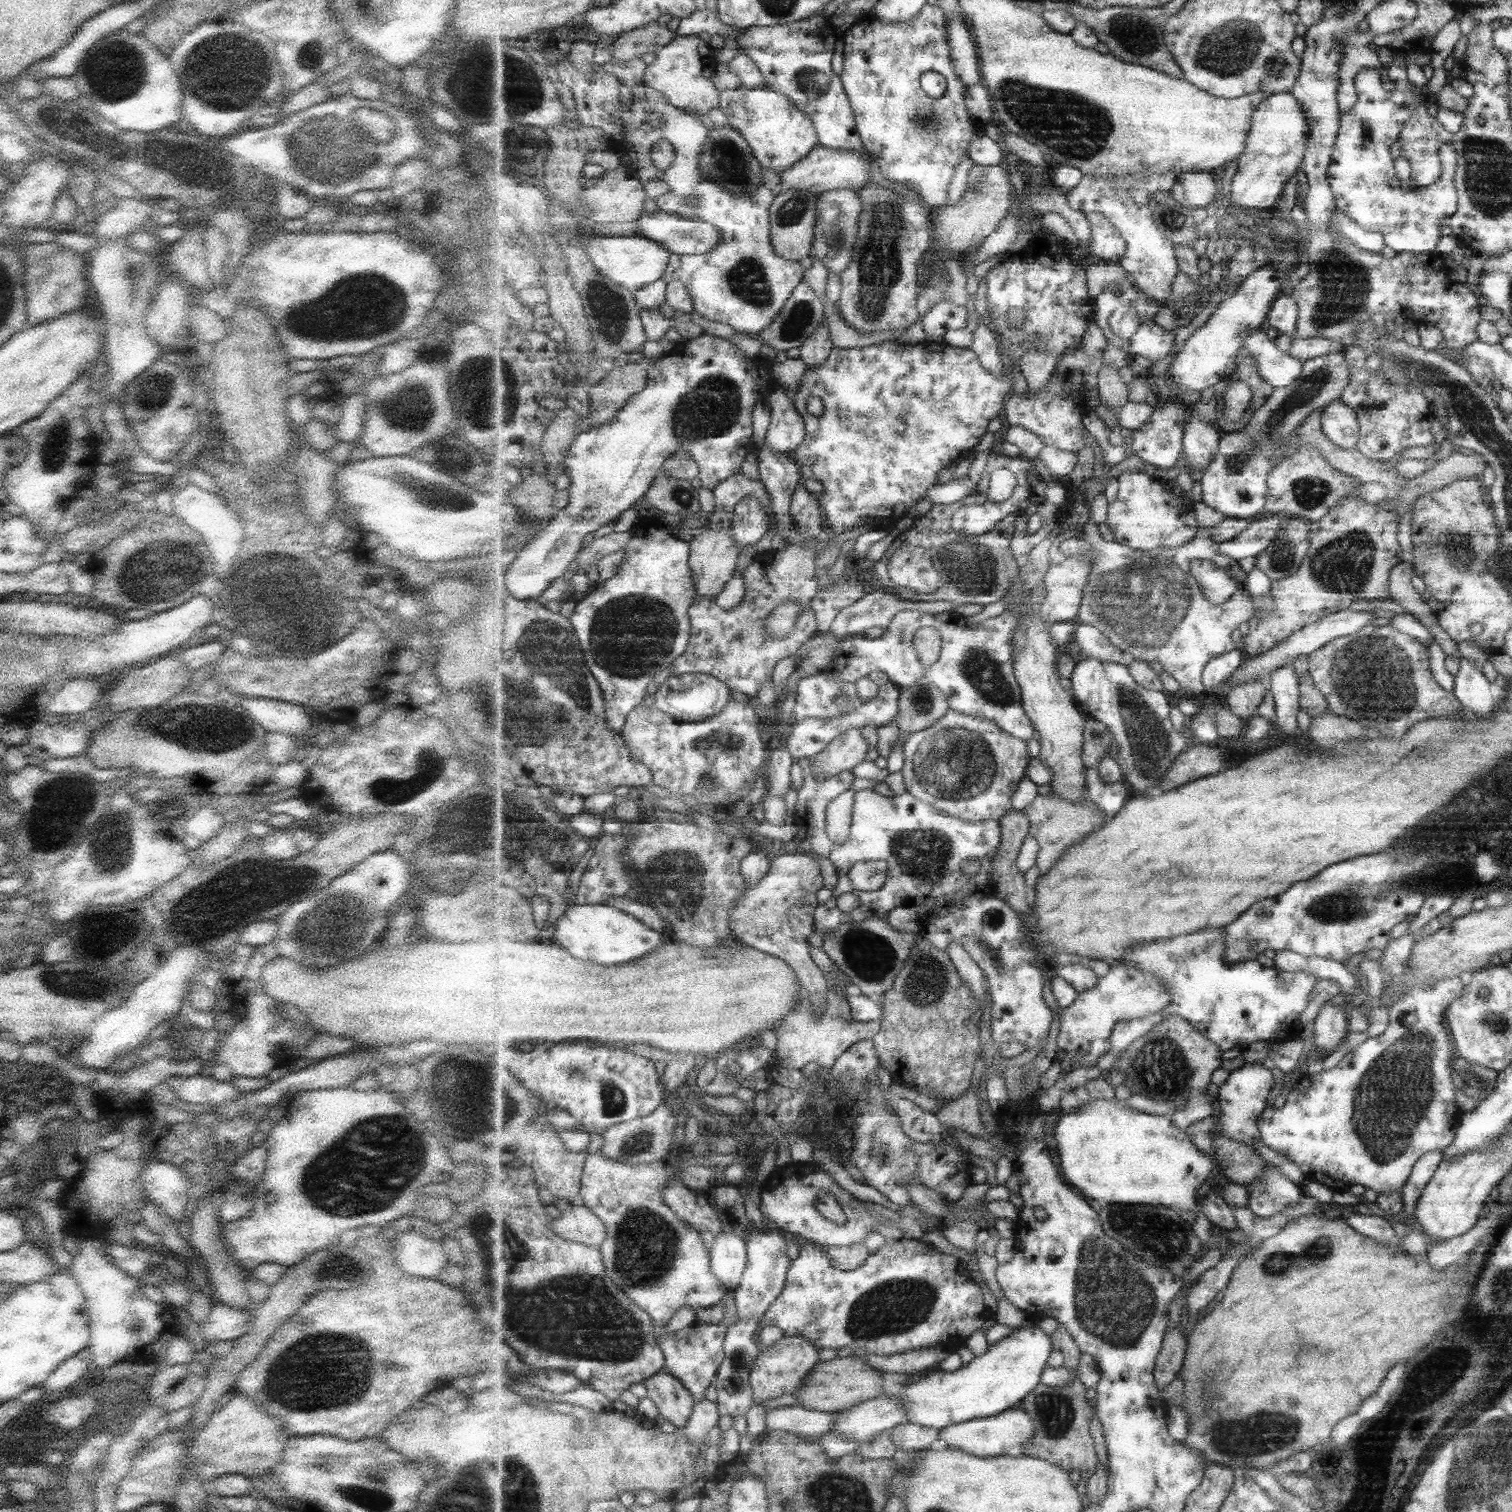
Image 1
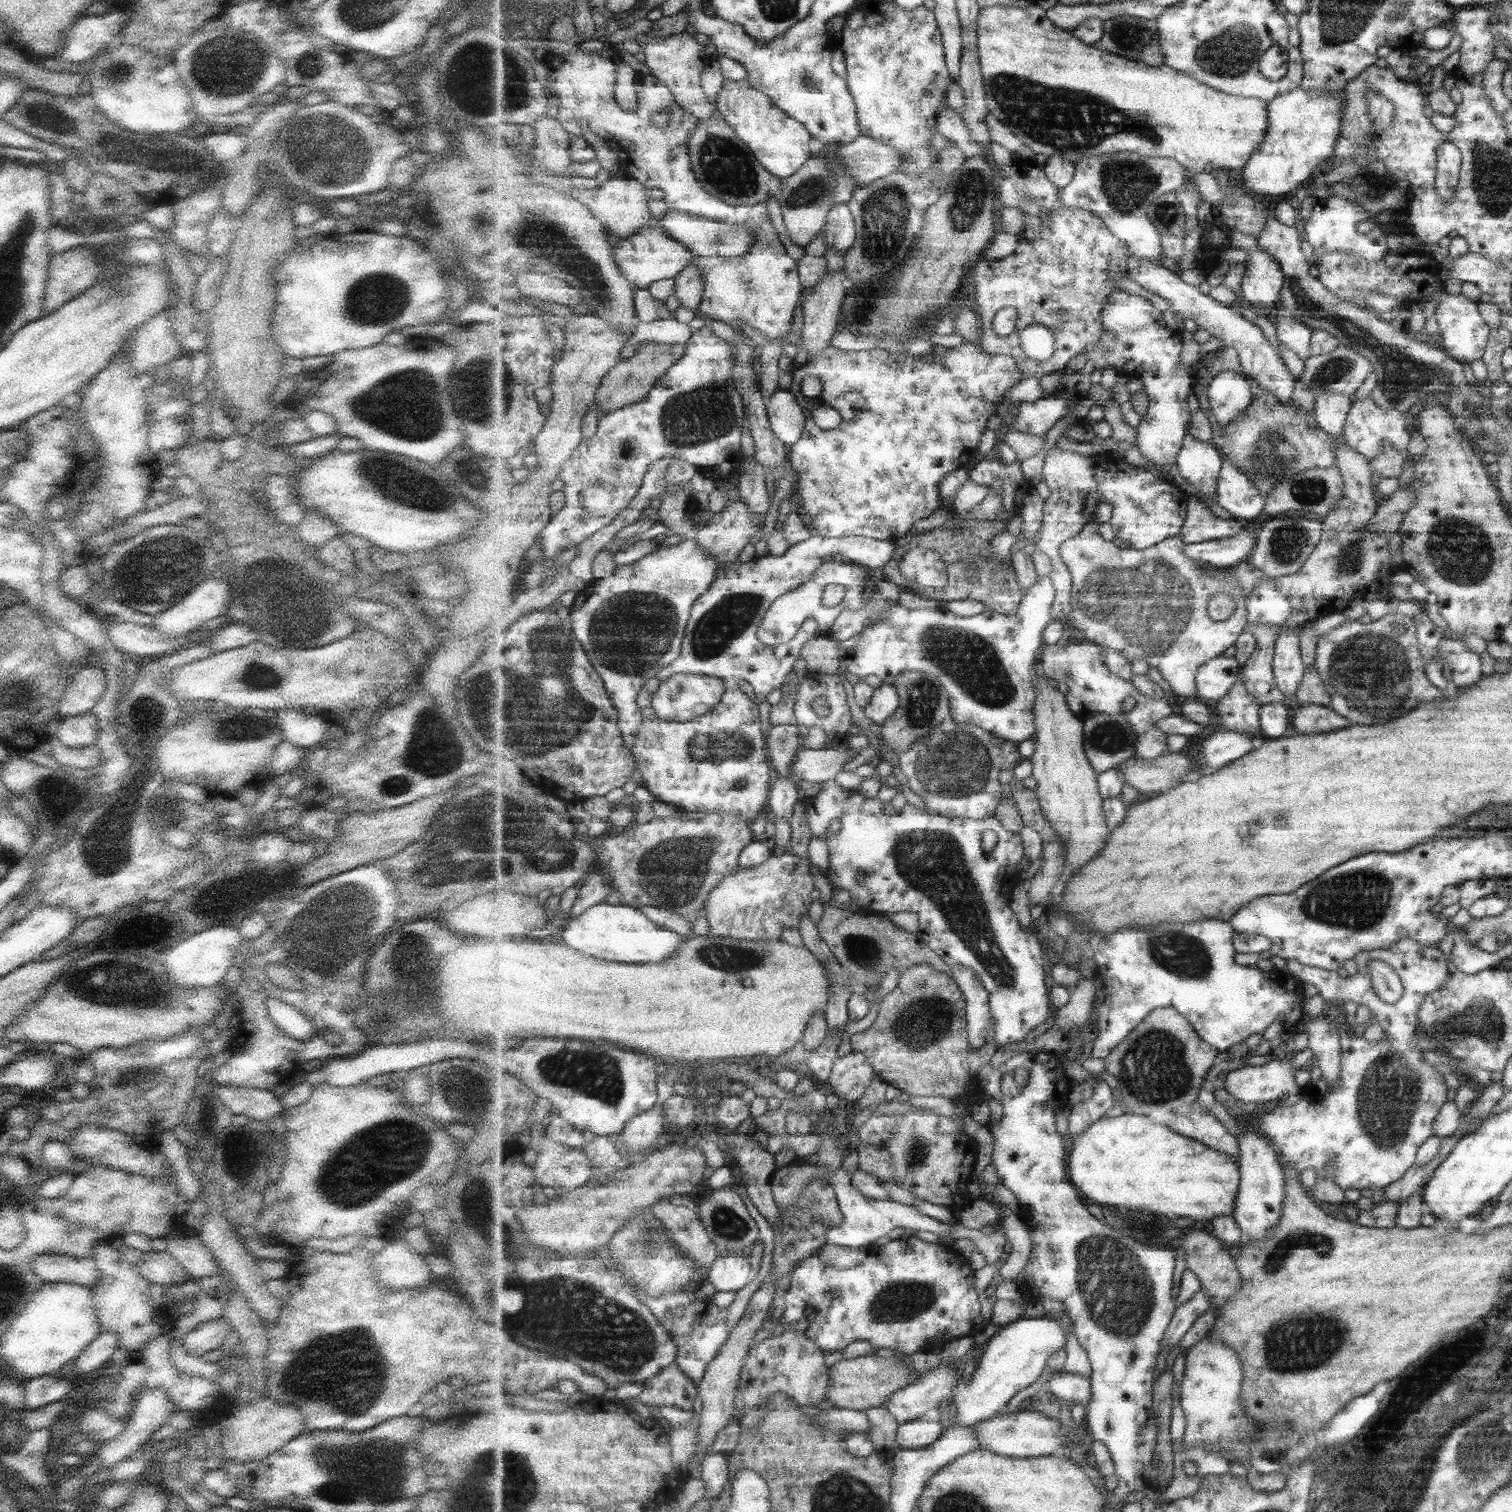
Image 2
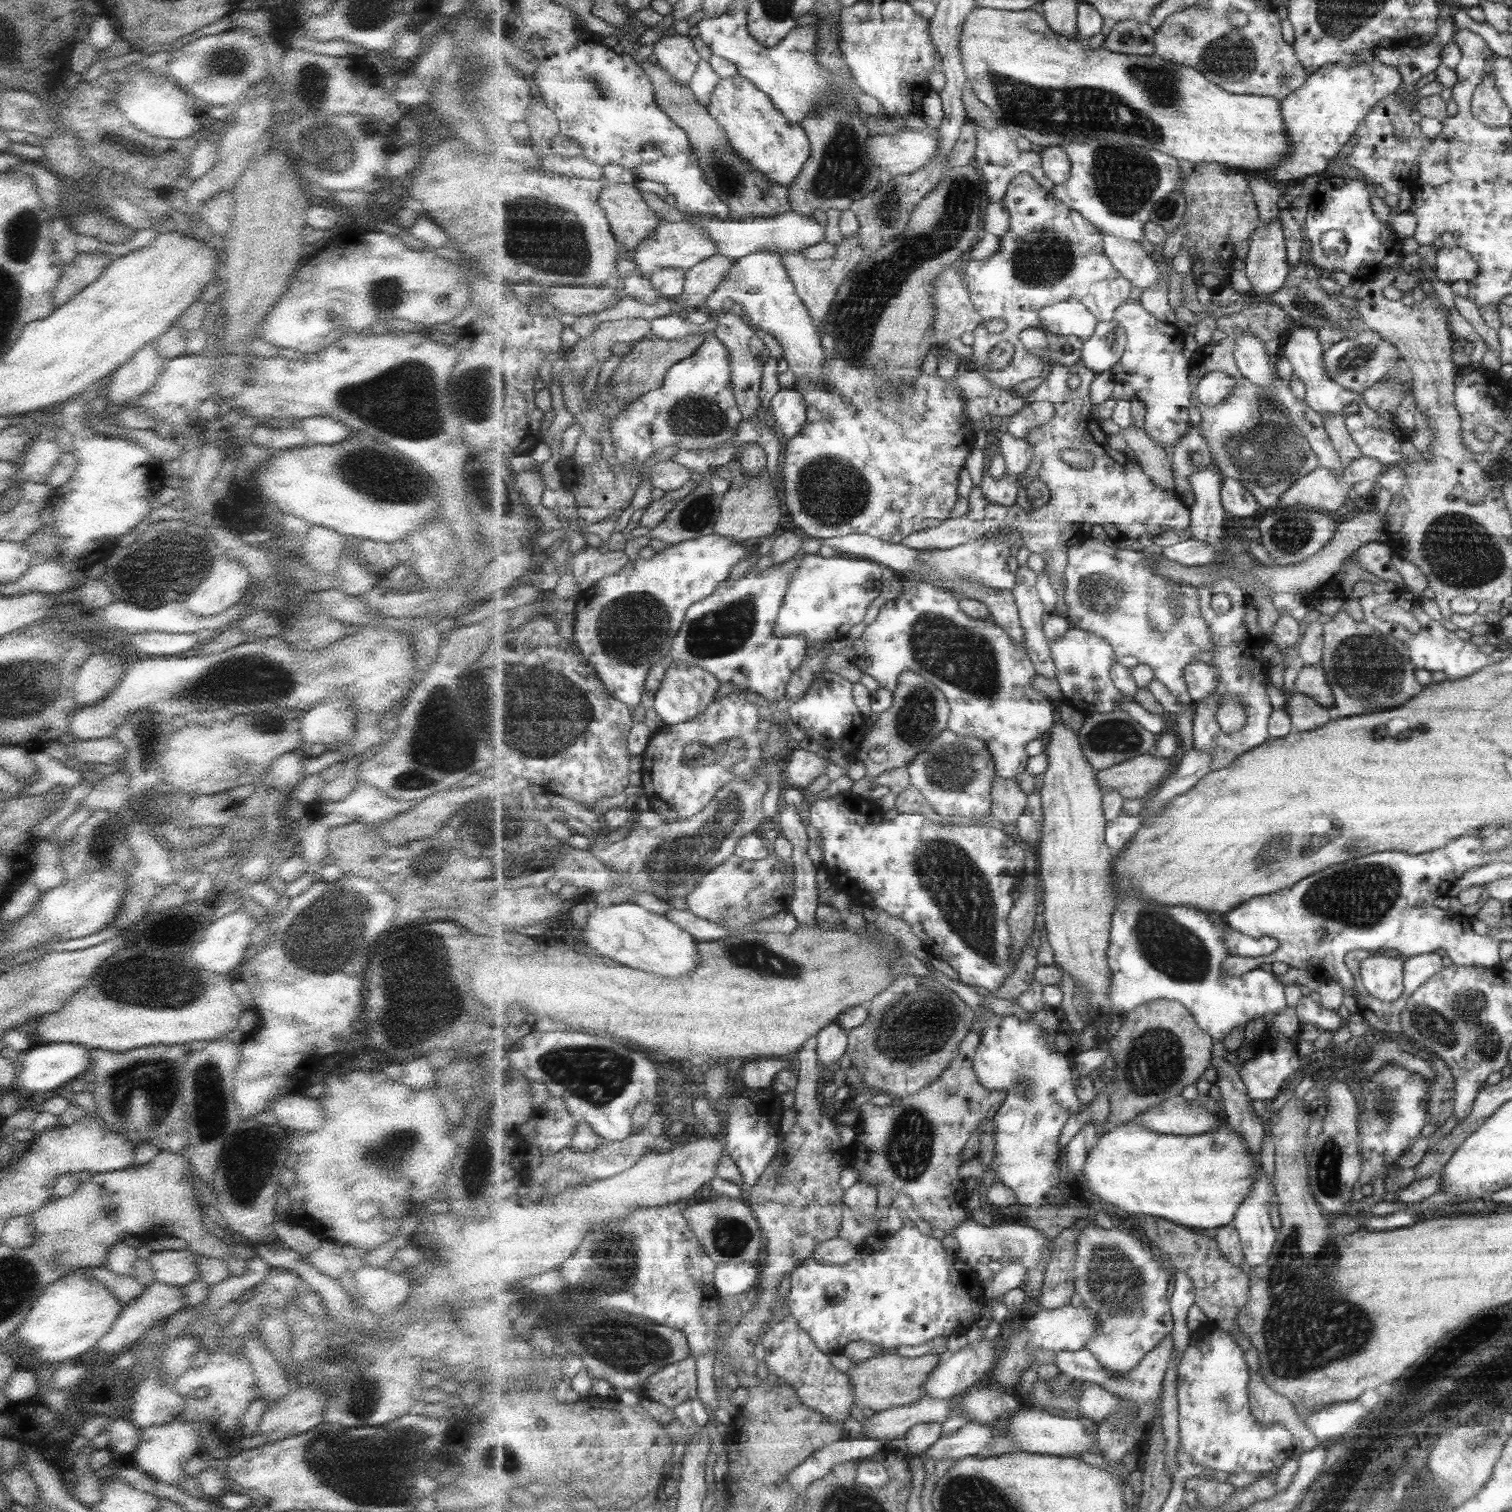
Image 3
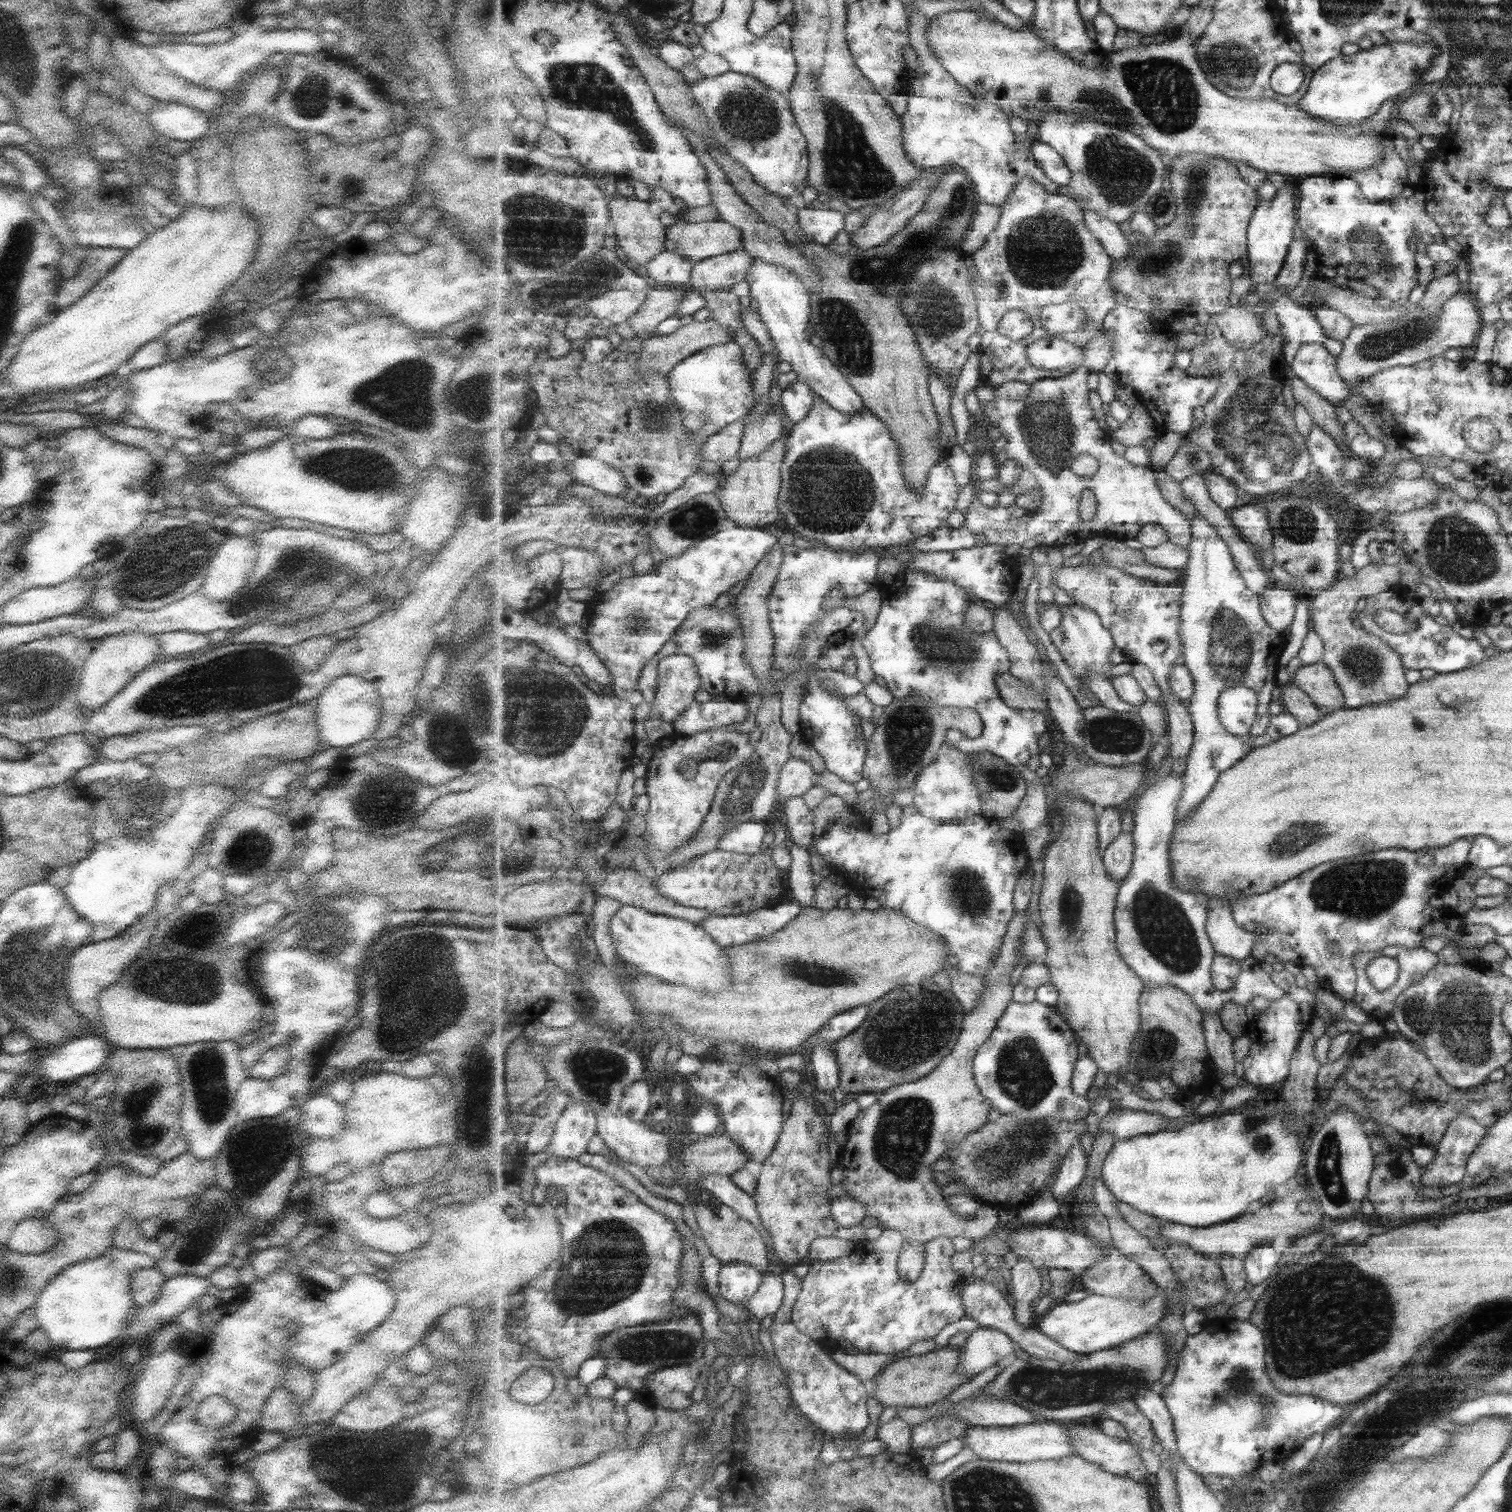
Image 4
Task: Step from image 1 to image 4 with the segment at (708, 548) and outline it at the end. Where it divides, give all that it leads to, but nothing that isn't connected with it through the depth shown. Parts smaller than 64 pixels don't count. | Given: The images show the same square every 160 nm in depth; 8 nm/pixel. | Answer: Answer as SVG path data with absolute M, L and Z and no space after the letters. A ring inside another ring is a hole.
M788 431L759 456L740 462L734 473L726 477L726 481L716 495L731 525L763 529L775 523L775 520L779 521L781 514L778 496L782 492L782 466L787 455L786 438Z

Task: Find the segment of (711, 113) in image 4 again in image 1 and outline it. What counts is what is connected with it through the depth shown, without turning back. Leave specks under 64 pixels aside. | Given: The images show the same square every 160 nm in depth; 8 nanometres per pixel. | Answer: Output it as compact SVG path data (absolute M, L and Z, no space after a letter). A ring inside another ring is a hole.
M766 86L741 87L737 90L724 90L720 98L719 108L727 116L728 124L746 138L765 171L783 174L820 144L815 123L809 115L799 110L788 96L780 92Z

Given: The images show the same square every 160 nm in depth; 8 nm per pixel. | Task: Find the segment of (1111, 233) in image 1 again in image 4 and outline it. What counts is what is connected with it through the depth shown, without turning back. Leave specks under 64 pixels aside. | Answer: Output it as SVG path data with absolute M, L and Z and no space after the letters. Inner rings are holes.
M1026 177L1018 182L1010 200L1001 207L1002 215L995 230L989 234L985 244L972 254L975 263L972 287L978 298L978 315L980 327L978 334L981 343L977 350L981 359L982 383L991 386L1001 386L1009 382L1025 382L1033 385L1039 380L1057 378L1063 374L1061 370L1041 370L1029 363L1027 349L1035 341L1047 336L1047 330L1042 323L1040 312L1045 306L1072 302L1083 308L1086 314L1084 329L1077 332L1063 333L1059 336L1069 342L1086 348L1086 346L1104 330L1105 317L1117 306L1117 296L1110 285L1111 271L1114 259L1107 252L1102 242L1087 228L1084 208L1077 199L1067 195L1051 194L1043 183ZM1012 310L1026 312L1033 319L1034 331L1023 340L1012 342L1009 337L999 332L1001 318Z

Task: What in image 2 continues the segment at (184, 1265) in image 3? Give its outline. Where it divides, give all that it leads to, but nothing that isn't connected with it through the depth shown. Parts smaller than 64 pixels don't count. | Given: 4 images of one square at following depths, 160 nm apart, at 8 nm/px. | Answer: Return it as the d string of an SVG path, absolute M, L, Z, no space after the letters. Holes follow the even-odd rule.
M145 1252L142 1259L133 1262L133 1266L152 1284L163 1287L170 1284L180 1285L185 1282L186 1270L178 1263L170 1252Z

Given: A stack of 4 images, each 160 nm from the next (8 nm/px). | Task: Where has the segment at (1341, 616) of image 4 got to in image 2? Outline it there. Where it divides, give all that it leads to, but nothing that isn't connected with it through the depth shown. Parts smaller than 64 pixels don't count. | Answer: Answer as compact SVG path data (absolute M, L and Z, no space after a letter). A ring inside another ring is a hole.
M1395 612L1367 624L1353 619L1327 631L1319 639L1314 665L1330 692L1330 708L1338 711L1353 725L1383 724L1409 712L1415 704L1438 701L1441 698L1439 690L1431 686L1423 674L1423 656L1418 650L1417 630L1413 621L1409 619L1407 624L1403 624L1403 615L1399 620L1399 614L1395 618Z

